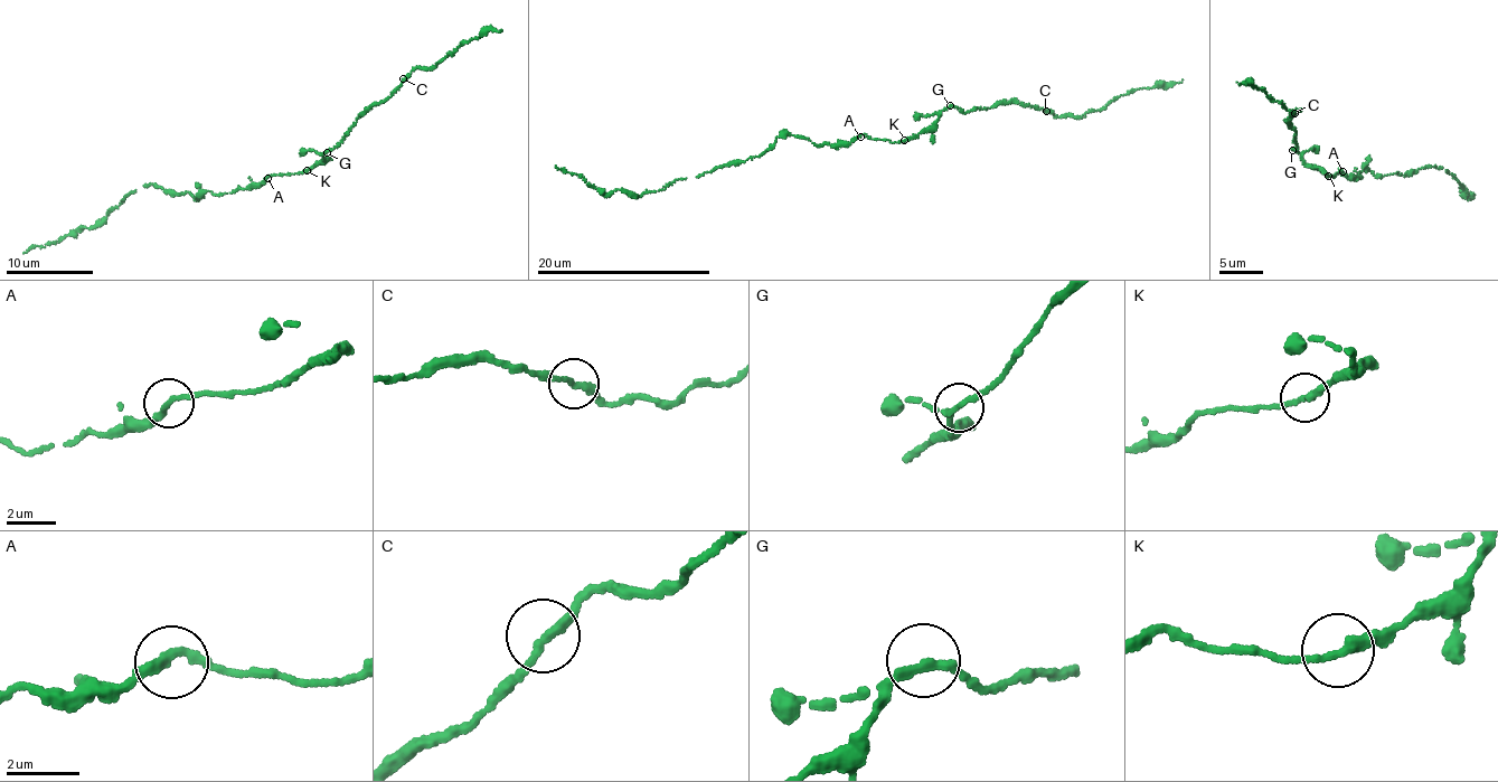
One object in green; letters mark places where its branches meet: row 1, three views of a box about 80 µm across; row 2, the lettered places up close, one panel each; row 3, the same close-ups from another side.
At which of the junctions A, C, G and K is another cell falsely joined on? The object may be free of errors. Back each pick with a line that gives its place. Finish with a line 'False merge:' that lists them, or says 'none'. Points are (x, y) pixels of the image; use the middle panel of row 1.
False merge: none

